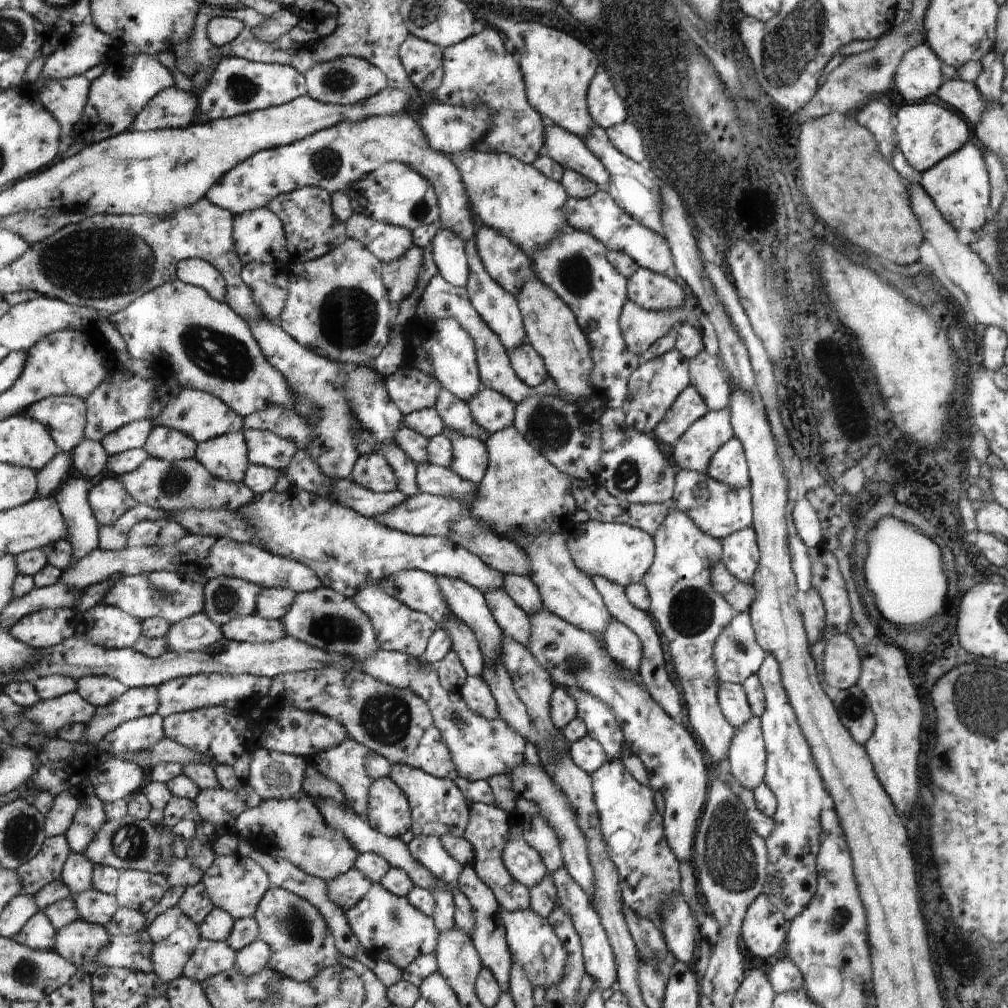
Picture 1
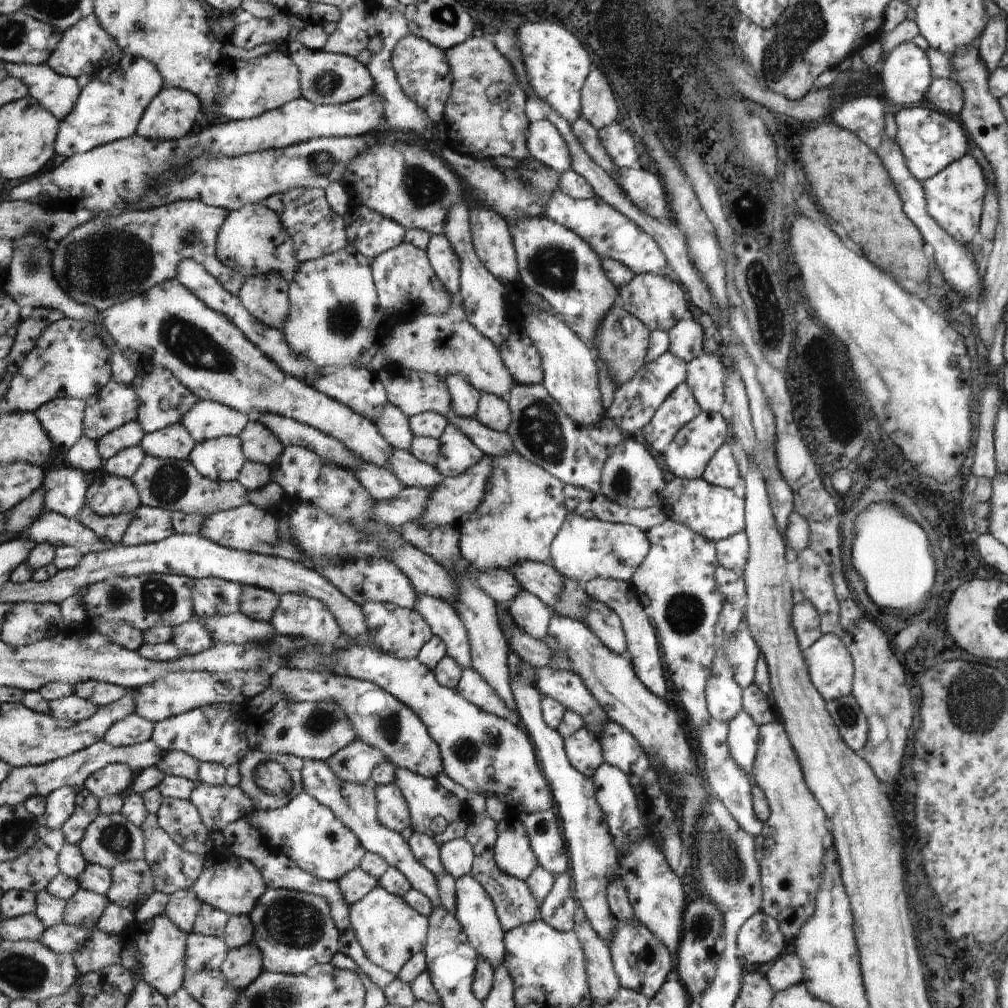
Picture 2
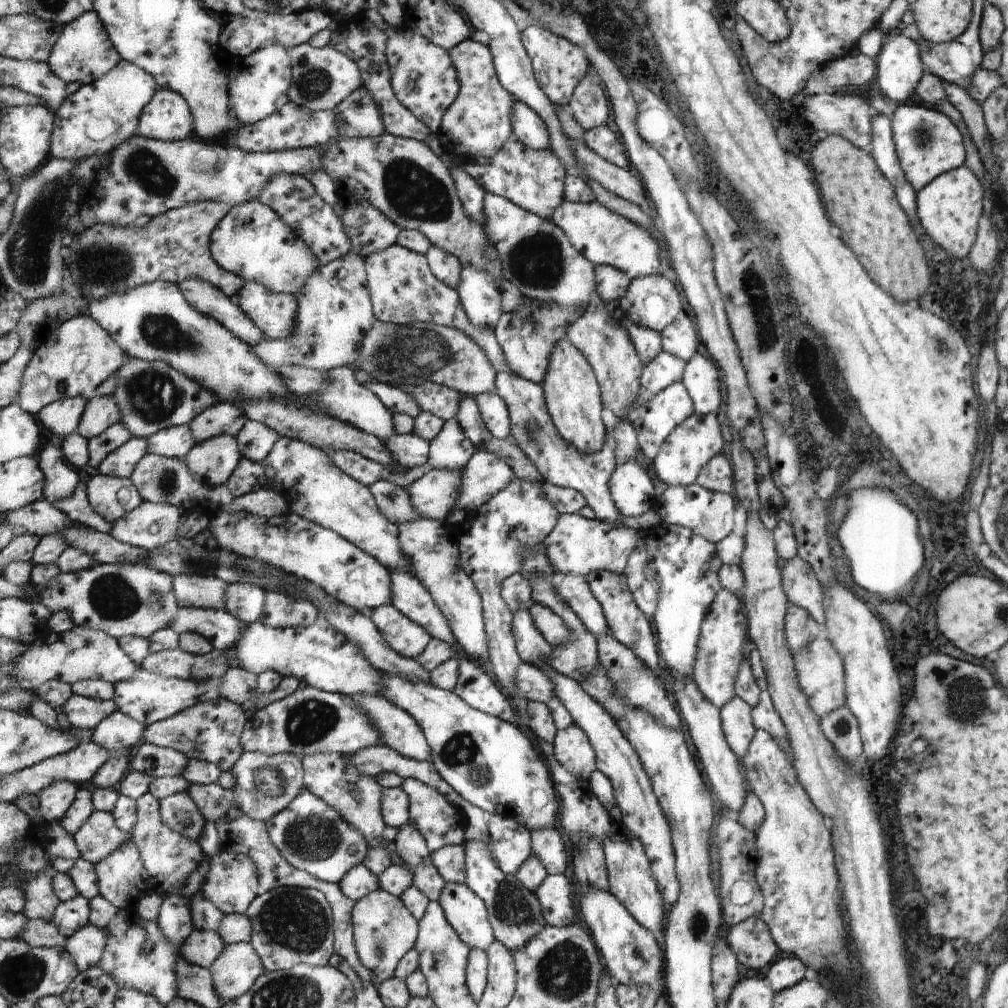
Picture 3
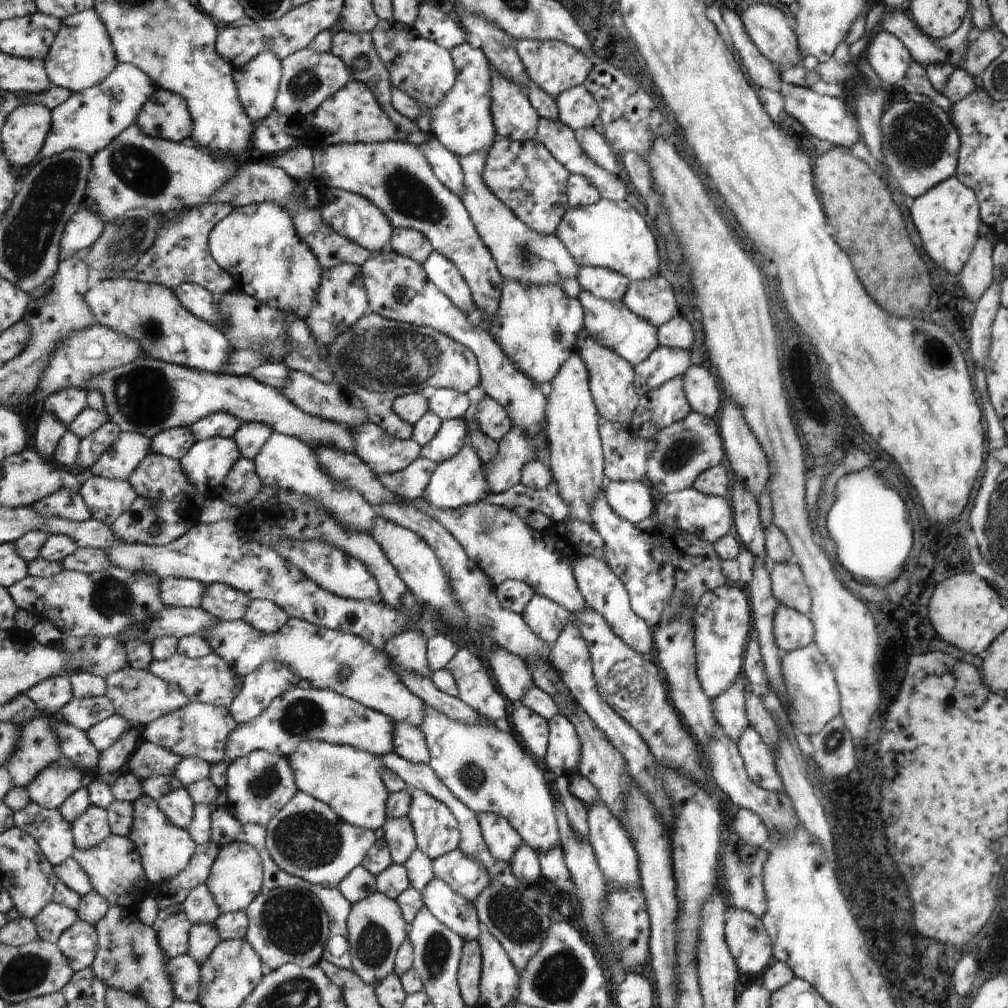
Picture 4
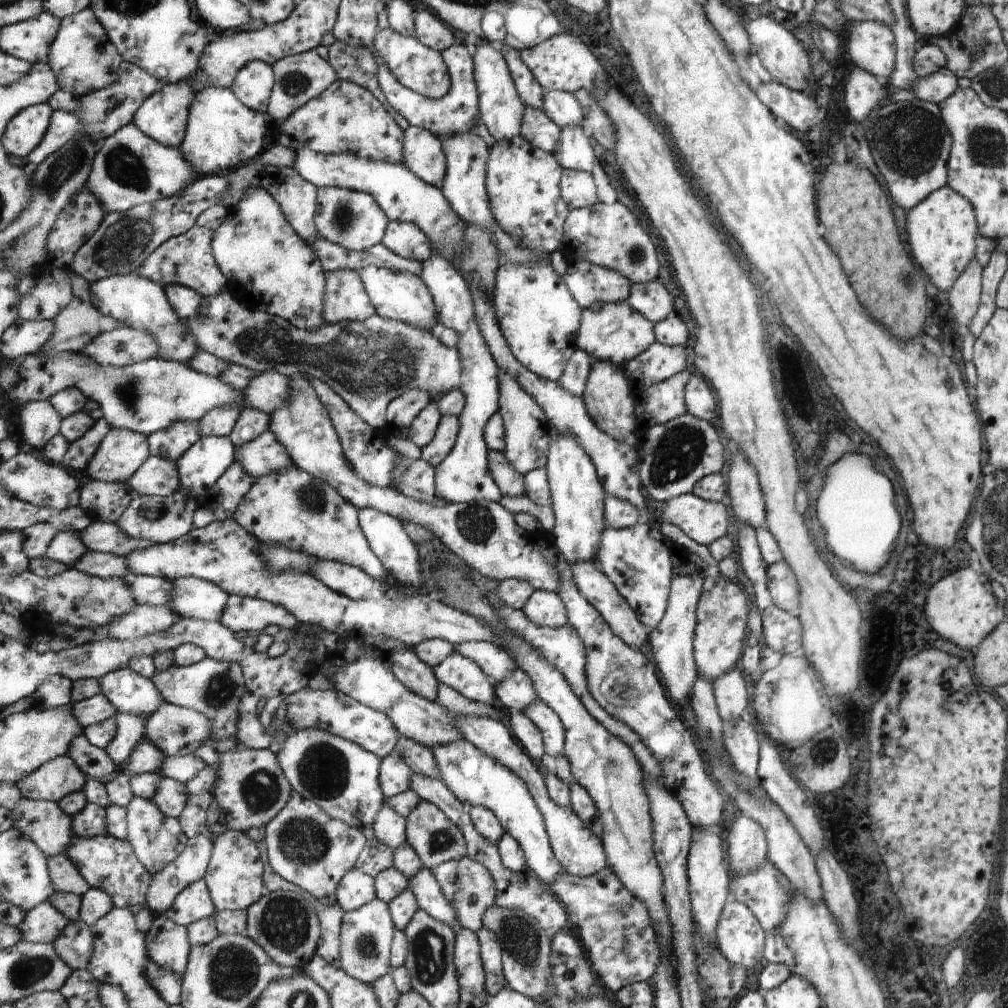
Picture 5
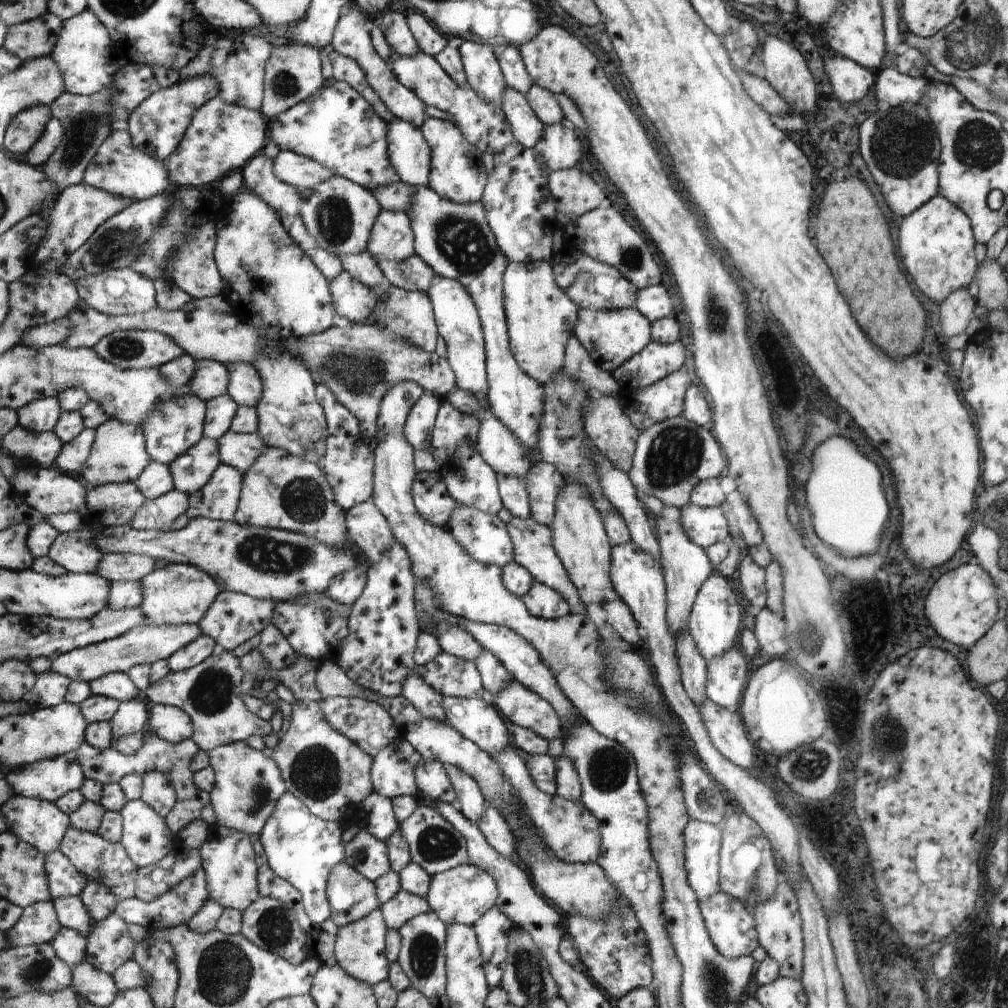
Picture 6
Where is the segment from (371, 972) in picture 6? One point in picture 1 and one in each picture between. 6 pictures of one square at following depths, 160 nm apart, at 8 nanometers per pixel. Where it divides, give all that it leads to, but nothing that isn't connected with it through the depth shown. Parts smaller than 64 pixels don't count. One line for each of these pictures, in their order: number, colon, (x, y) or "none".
1: (388, 925)
2: (390, 931)
3: (384, 930)
4: (376, 928)
5: (366, 939)

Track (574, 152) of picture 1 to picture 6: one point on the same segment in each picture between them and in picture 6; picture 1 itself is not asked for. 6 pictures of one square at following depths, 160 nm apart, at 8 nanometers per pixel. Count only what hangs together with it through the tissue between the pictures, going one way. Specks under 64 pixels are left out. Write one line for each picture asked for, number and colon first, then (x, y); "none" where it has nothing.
2: (546, 145)
3: (529, 129)
4: (514, 118)
5: (501, 109)
6: (481, 65)

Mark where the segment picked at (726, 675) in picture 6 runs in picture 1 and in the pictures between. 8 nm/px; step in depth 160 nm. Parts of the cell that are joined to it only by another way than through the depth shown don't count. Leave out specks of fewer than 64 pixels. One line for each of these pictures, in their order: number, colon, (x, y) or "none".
1: (747, 756)
2: (743, 737)
3: (736, 717)
4: (728, 709)
5: (730, 691)

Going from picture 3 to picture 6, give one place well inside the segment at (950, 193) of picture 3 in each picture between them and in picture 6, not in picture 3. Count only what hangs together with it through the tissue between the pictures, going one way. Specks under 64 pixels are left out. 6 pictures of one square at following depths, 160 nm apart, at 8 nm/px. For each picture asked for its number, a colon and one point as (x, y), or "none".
4: (947, 219)
5: (941, 230)
6: (937, 244)

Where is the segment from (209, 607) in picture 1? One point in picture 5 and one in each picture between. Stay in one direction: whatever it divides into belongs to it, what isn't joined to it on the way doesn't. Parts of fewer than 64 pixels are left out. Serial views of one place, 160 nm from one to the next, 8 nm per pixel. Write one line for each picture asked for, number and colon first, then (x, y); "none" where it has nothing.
2: (211, 595)
3: (191, 589)
4: (174, 591)
5: (146, 589)

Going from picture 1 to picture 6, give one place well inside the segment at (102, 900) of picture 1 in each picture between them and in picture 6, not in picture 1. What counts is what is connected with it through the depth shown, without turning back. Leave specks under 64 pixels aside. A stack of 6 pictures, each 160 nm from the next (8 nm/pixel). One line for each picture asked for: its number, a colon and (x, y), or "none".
2: (85, 908)
3: (67, 917)
4: (55, 918)
5: (44, 924)
6: (39, 924)

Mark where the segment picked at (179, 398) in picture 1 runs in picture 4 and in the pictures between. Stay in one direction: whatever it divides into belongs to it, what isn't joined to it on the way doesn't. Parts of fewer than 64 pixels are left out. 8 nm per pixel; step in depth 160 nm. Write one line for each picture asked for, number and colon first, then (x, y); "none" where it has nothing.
2: (206, 420)
3: (227, 418)
4: (221, 424)

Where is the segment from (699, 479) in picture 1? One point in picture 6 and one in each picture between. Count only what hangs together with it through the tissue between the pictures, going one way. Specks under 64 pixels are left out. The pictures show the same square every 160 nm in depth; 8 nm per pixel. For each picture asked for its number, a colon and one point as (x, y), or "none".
2: (716, 512)
3: (710, 514)
4: (709, 517)
5: (703, 521)
6: (705, 526)

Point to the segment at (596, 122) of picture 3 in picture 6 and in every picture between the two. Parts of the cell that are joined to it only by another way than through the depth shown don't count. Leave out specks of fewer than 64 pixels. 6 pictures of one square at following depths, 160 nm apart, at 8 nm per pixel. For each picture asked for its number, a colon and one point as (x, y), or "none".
4: (578, 108)
5: (562, 108)
6: (544, 103)

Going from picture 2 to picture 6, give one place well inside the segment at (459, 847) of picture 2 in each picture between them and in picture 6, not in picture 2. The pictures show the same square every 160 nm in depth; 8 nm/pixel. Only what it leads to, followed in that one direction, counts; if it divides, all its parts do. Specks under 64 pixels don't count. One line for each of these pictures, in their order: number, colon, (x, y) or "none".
3: (450, 860)
4: (467, 876)
5: (467, 884)
6: (463, 894)

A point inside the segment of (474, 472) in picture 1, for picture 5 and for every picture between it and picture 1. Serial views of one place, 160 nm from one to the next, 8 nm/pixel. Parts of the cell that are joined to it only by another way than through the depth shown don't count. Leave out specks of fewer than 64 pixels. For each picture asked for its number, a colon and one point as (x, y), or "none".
2: (458, 454)
3: (451, 449)
4: (450, 438)
5: (445, 440)

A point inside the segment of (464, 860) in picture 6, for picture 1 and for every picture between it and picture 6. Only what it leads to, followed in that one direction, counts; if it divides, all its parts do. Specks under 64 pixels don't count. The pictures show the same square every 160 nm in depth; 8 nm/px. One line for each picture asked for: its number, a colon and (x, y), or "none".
1: (438, 807)
2: (434, 811)
3: (431, 813)
4: (436, 829)
5: (436, 840)

